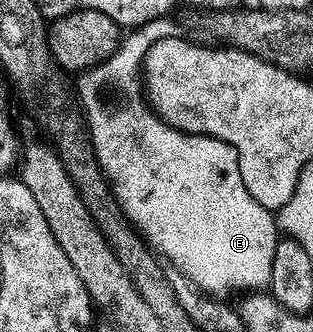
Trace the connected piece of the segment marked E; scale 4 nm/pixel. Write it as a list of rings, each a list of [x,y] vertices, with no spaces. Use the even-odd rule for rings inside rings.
[[[169,16],[156,18],[130,29],[112,56],[98,66],[90,66],[78,77],[81,79],[76,79],[75,93],[82,110],[115,110],[119,102],[119,130],[89,130],[89,135],[95,136],[95,139],[117,138],[94,140],[95,156],[113,189],[113,195],[129,217],[129,223],[172,269],[184,272],[199,288],[212,296],[229,296],[225,294],[233,294],[236,290],[264,291],[271,280],[271,264],[275,260],[279,227],[271,211],[263,208],[263,204],[259,204],[259,200],[247,192],[236,148],[218,138],[208,138],[205,134],[185,134],[168,126],[149,109],[143,98],[121,98],[132,74],[142,71],[151,44],[174,37],[171,19]]]

